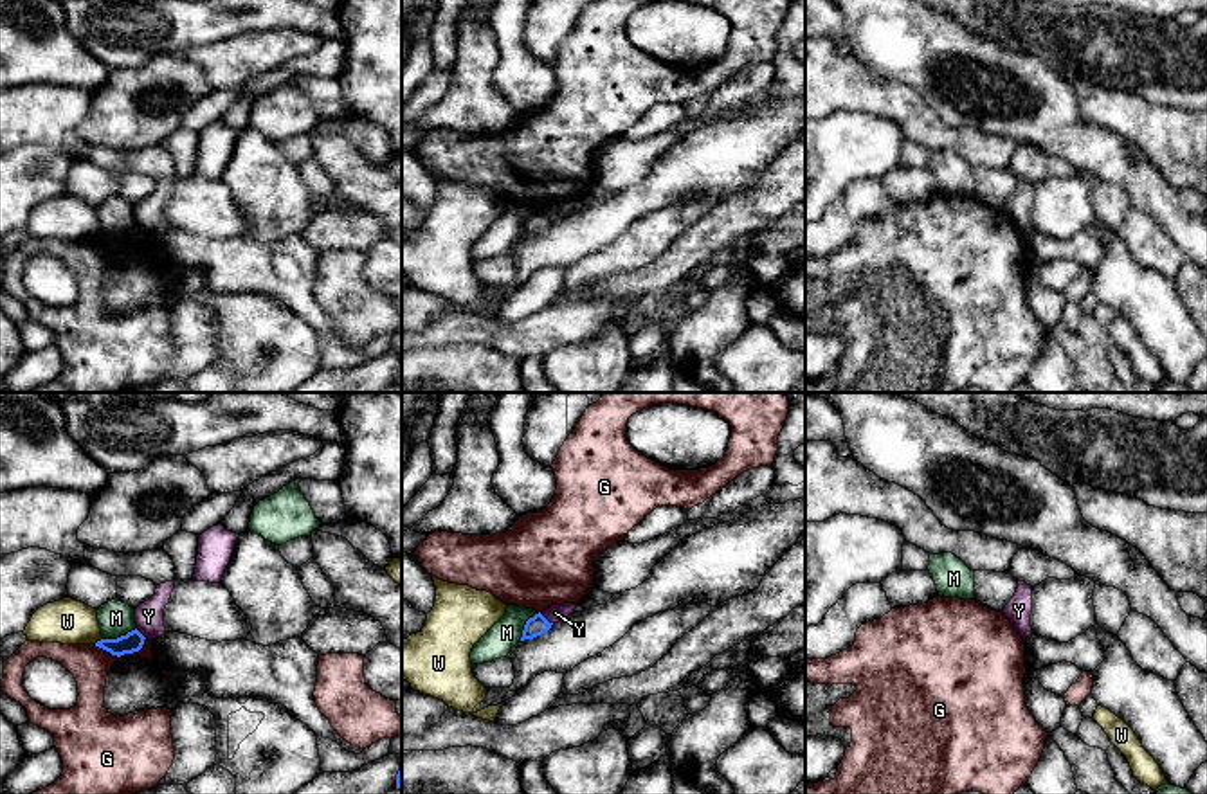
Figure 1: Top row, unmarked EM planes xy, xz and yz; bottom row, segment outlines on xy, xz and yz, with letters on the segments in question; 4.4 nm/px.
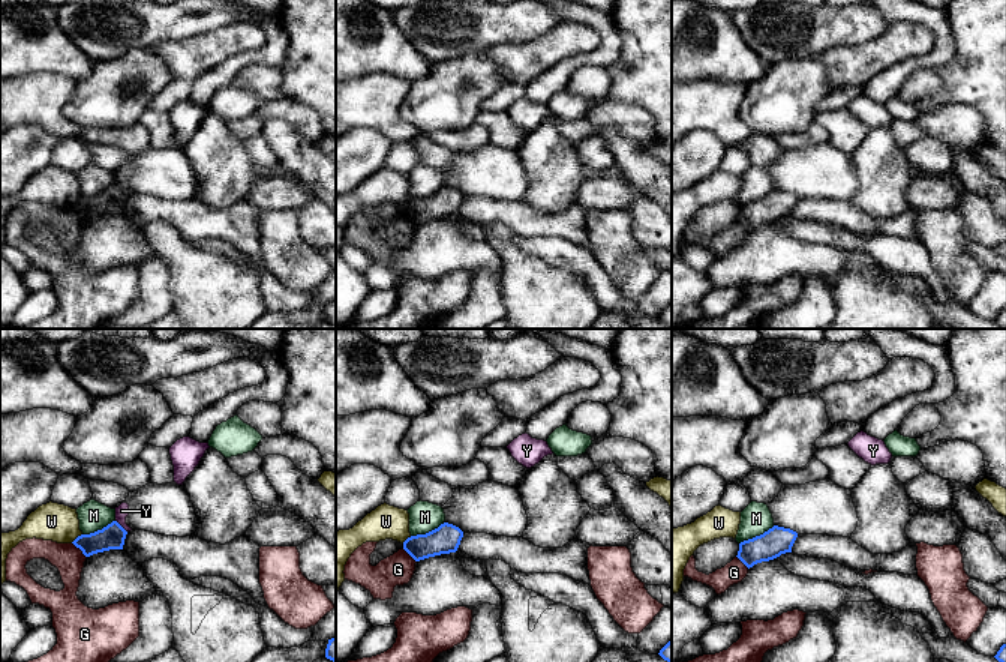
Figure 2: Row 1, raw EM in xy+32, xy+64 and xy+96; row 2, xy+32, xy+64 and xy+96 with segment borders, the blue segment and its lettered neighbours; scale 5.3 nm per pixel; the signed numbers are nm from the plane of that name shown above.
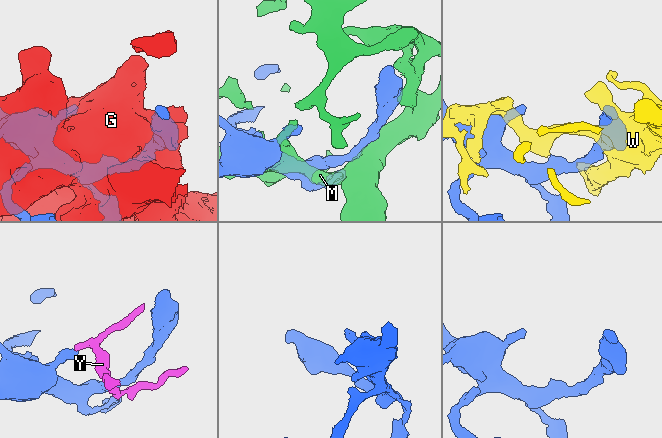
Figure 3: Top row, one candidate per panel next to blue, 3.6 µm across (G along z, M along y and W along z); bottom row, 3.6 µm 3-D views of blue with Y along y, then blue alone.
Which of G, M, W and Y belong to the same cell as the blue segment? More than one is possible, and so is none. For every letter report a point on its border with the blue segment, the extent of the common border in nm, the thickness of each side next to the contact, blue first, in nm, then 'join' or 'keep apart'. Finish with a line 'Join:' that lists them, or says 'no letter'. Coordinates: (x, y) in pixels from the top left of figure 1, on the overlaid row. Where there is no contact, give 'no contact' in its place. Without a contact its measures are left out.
G: meets blue in xy at (121, 654); contact 240 nm long; 90 nm thick on the blue side, 180 nm on the other; keep apart
M: meets blue in xy at (121, 636); contact 160 nm long; 90 nm thick on the blue side, 160 nm on the other; keep apart
W: meets blue in xy at (98, 641); contact 50 nm long; 90 nm thick on the blue side, 200 nm on the other; keep apart
Y: meets blue in xz at (544, 618); contact 80 nm long; 90 nm thick on the blue side, 80 nm on the other; keep apart
Join: no letter

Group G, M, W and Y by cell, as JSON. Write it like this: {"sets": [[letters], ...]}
{"sets": [["G"], ["M"], ["W"], ["Y"]]}

